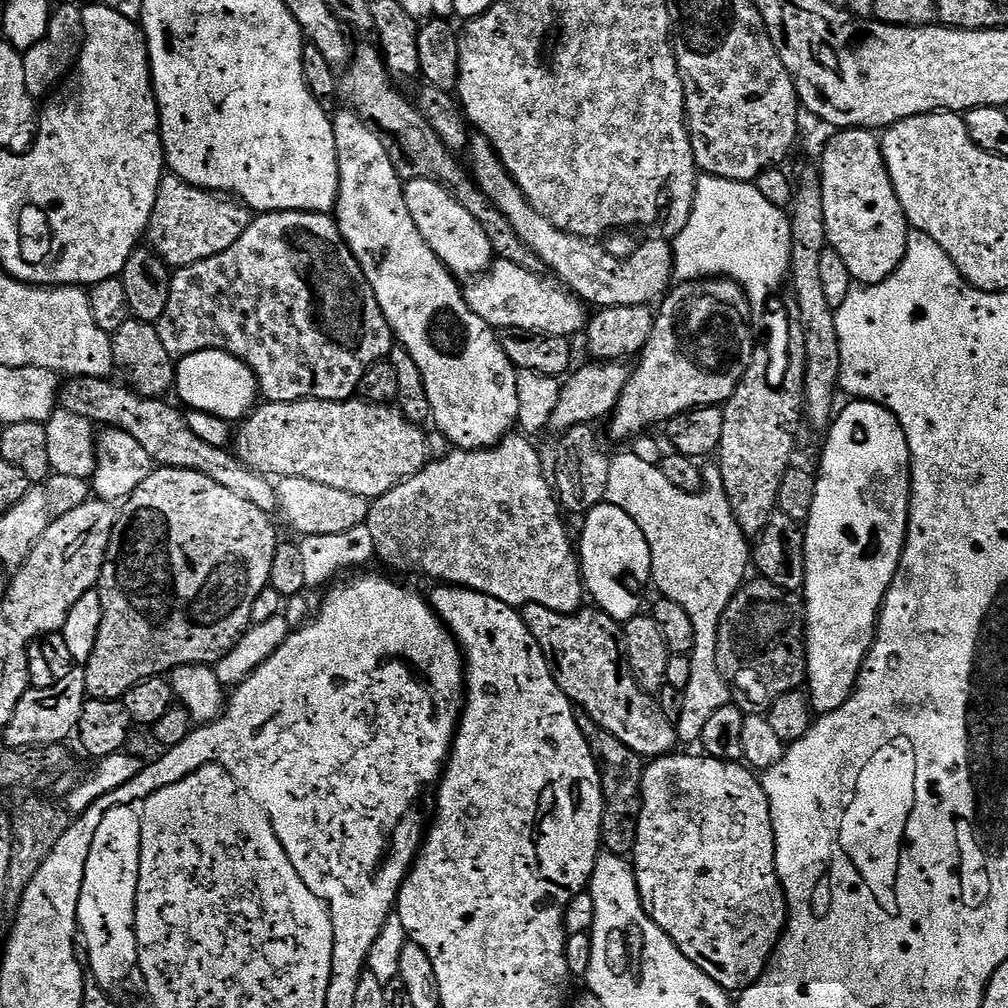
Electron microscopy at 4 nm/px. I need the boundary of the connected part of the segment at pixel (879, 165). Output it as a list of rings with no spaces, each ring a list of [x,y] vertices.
[[[845,128],[832,134],[820,156],[818,171],[828,247],[838,250],[842,262],[846,262],[846,270],[850,270],[857,285],[881,284],[885,278],[894,274],[906,254],[910,225],[894,194],[877,133],[867,128]]]

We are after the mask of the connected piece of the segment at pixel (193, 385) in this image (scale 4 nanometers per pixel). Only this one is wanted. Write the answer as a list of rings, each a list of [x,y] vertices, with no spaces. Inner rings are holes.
[[[211,348],[198,354],[179,357],[178,363],[176,364],[174,392],[175,395],[180,395],[181,402],[179,401],[179,403],[181,405],[193,408],[199,412],[204,412],[208,416],[217,416],[229,422],[243,421],[244,417],[252,411],[258,400],[256,375],[237,356],[231,356],[229,352],[219,348]]]

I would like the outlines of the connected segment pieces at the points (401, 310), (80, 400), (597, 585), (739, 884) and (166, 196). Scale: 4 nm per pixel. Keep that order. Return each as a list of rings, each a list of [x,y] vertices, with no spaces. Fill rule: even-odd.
[[[351,110],[343,111],[337,111],[332,122],[334,126],[334,146],[336,147],[336,157],[338,158],[338,194],[336,195],[336,206],[334,209],[336,229],[340,232],[340,237],[344,240],[346,247],[352,252],[353,258],[356,259],[362,274],[366,278],[366,282],[370,286],[370,290],[374,290],[374,298],[378,298],[378,306],[382,310],[382,314],[392,331],[395,343],[399,347],[405,348],[410,354],[410,358],[414,360],[414,366],[418,366],[422,382],[426,388],[426,398],[430,398],[431,423],[433,425],[437,424],[440,427],[441,434],[457,449],[492,448],[517,427],[518,386],[516,385],[516,374],[518,370],[510,362],[510,358],[506,358],[506,354],[500,345],[497,329],[491,328],[486,322],[482,322],[482,318],[478,318],[478,314],[474,314],[474,310],[470,310],[470,306],[464,300],[461,285],[456,285],[459,283],[454,279],[452,273],[437,258],[434,250],[430,250],[430,246],[422,238],[422,234],[418,234],[418,226],[414,226],[414,218],[410,218],[410,210],[406,210],[404,184],[390,162],[390,154],[386,154],[386,146],[382,146],[380,135],[374,130],[370,130],[370,126],[366,126],[361,122],[356,117],[355,112]]]
[[[74,376],[65,379],[58,397],[59,407],[91,420],[93,425],[107,426],[109,429],[125,431],[126,434],[130,434],[130,437],[134,438],[149,454],[153,465],[161,468],[194,470],[198,474],[206,474],[206,478],[218,482],[218,486],[226,486],[226,490],[232,491],[236,497],[243,498],[245,502],[250,502],[253,506],[258,506],[258,510],[269,514],[277,511],[276,489],[269,477],[262,476],[254,469],[246,467],[228,448],[210,446],[207,442],[199,440],[190,430],[190,426],[186,426],[184,412],[179,407],[176,407],[177,409],[171,408],[170,405],[164,404],[168,402],[160,398],[141,398],[123,383],[120,385],[111,384],[112,382],[111,379],[102,376]]]
[[[607,502],[594,506],[584,517],[584,525],[578,536],[578,559],[580,574],[589,597],[594,599],[595,607],[600,608],[610,618],[618,621],[628,620],[641,611],[640,599],[644,596],[644,587],[649,587],[652,579],[652,559],[646,534],[618,506]]]
[[[697,754],[697,756],[667,756],[655,757],[645,767],[644,777],[640,783],[640,814],[635,821],[636,845],[632,848],[630,863],[636,869],[636,885],[642,906],[646,914],[661,928],[668,937],[718,986],[722,986],[729,994],[739,994],[750,987],[764,972],[773,950],[784,933],[784,925],[788,923],[788,903],[784,901],[784,887],[776,873],[776,839],[768,799],[764,793],[763,783],[751,767],[740,762],[713,760],[711,756]]]
[[[168,174],[160,181],[158,198],[154,198],[146,244],[169,269],[194,266],[194,262],[202,262],[206,258],[214,258],[214,254],[222,254],[222,250],[230,250],[230,246],[234,246],[234,242],[246,234],[253,219],[253,213],[243,204],[214,192],[194,188],[185,180]]]

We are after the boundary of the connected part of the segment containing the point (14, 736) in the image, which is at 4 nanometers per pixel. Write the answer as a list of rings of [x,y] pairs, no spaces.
[[[73,667],[54,686],[45,688],[29,687],[28,693],[20,699],[14,710],[14,718],[2,729],[3,743],[10,748],[34,748],[45,744],[64,744],[67,736],[75,733],[80,715],[84,709],[86,693],[84,690],[83,667]]]

